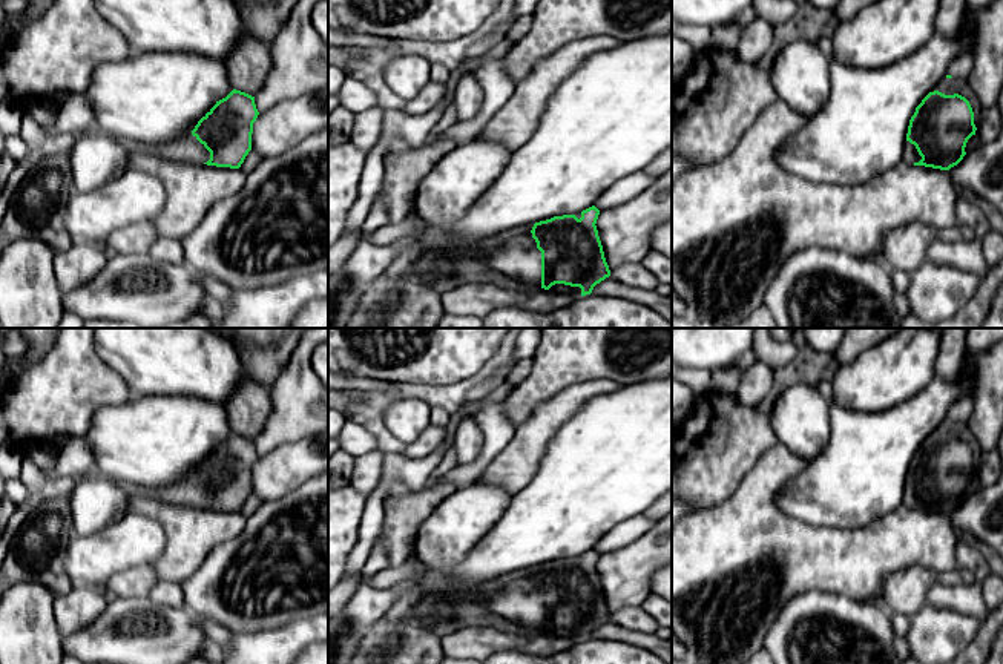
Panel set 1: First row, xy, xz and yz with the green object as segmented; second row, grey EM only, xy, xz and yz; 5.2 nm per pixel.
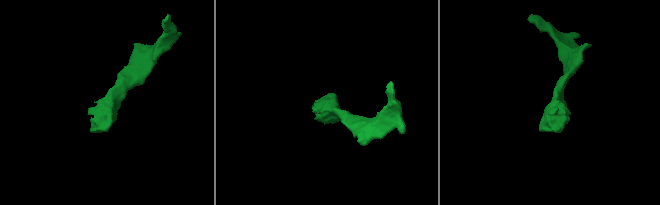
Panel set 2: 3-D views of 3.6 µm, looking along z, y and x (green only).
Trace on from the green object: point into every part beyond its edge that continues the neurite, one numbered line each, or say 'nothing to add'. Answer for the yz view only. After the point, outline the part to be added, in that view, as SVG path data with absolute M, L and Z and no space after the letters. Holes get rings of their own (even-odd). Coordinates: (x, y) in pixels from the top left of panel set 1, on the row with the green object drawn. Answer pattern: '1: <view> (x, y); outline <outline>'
1: yz (948, 86); outline M943 78L940 80L936 87L931 90L939 90L945 95L954 95L954 94L959 94L962 97L965 97L971 107L972 107L972 112L974 112L974 124L975 127L978 126L980 120L982 120L982 113L983 113L983 107L977 98L977 95L974 94L972 87L969 86L968 81L965 80L957 80L957 78Z

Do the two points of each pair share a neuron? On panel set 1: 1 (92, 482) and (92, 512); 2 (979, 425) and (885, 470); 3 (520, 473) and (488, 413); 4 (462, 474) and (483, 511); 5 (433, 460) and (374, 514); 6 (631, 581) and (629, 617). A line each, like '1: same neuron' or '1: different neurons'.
1: same neuron
2: different neurons
3: different neurons
4: different neurons
5: same neuron
6: different neurons

